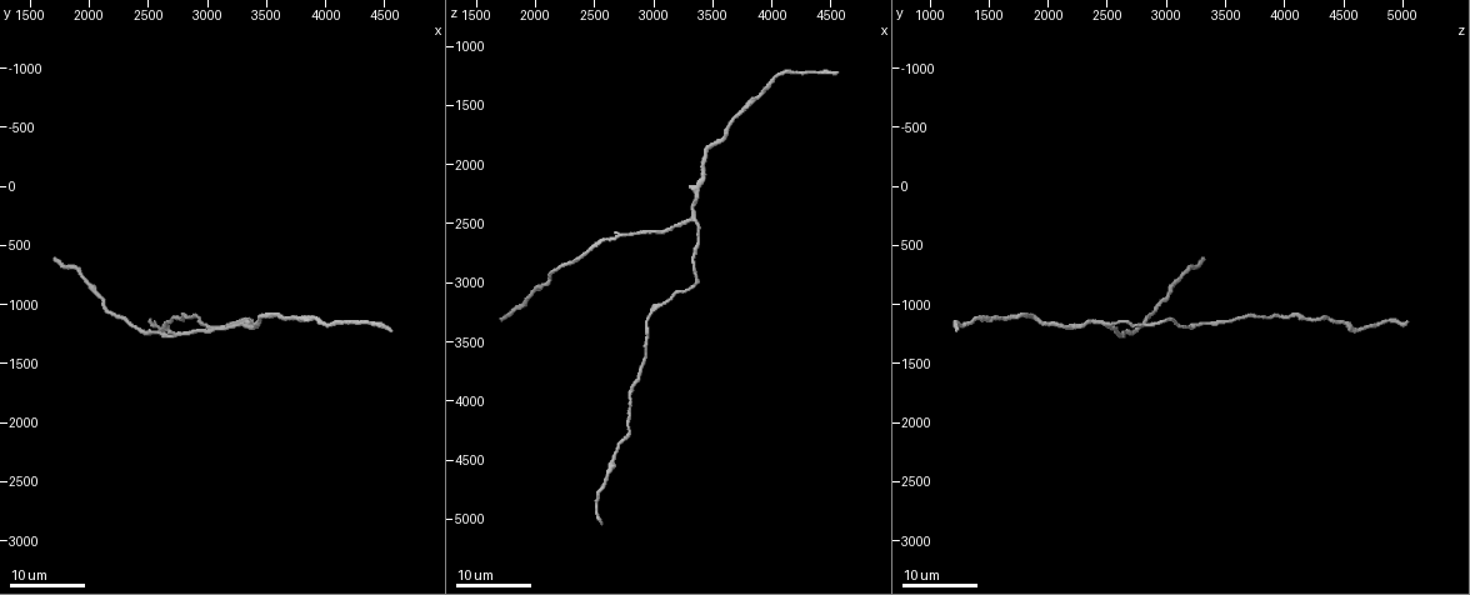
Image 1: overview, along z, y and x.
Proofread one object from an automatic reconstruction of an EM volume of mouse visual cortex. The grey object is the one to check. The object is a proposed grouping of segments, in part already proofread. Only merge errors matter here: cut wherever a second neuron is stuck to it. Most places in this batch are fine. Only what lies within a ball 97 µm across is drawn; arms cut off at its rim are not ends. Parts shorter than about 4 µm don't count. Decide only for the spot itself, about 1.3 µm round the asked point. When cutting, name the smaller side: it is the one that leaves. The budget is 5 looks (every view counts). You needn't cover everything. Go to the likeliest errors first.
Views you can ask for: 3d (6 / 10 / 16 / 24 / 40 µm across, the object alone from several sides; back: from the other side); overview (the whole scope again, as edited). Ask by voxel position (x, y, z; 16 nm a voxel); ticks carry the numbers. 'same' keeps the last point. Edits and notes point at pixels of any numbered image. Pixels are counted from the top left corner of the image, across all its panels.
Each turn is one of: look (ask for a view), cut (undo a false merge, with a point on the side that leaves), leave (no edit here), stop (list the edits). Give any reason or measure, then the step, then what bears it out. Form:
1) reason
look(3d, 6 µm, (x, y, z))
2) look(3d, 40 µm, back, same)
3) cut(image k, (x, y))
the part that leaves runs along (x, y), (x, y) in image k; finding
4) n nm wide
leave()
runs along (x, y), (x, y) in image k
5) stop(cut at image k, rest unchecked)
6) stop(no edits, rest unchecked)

a fork
look(3d, 16 µm, (3340, 1140, 2440))

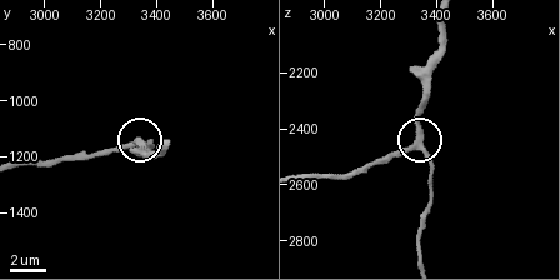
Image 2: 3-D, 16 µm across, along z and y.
look(3d, 6 µm, same)

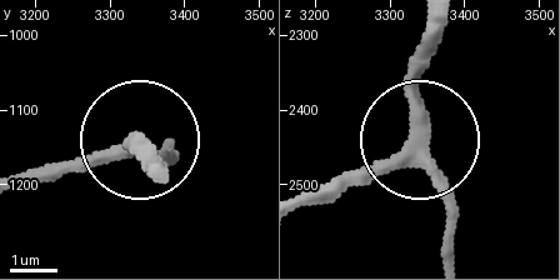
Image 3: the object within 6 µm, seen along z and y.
3 arms
leave()
runs along (449, 253), (449, 193), (414, 74), (425, 26) in image 3; one neuron here

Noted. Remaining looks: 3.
thick turns thin
look(3d, 24 µm, (2780, 1120, 4040))

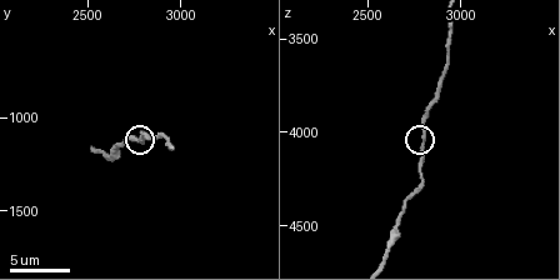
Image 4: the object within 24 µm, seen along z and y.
closer look
look(3d, 10 µm, same)

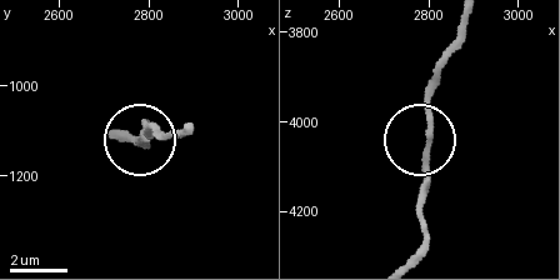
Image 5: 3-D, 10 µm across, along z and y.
leave()
runs along (469, 21), (430, 100), (423, 220) in image 5; all the same neuron

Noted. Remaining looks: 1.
calibre changes
look(3d, 6 µm, (2600, 1220, 4620))

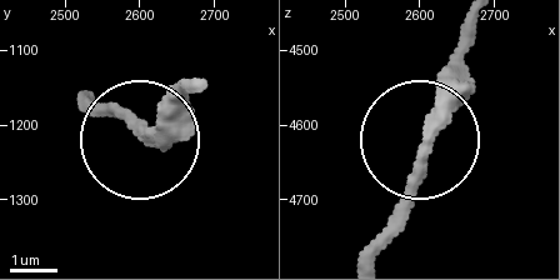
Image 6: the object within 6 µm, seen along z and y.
leave()
runs along (476, 23), (385, 246) in image 6; one neuron here

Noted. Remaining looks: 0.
stop(no edits, rest unchecked)

